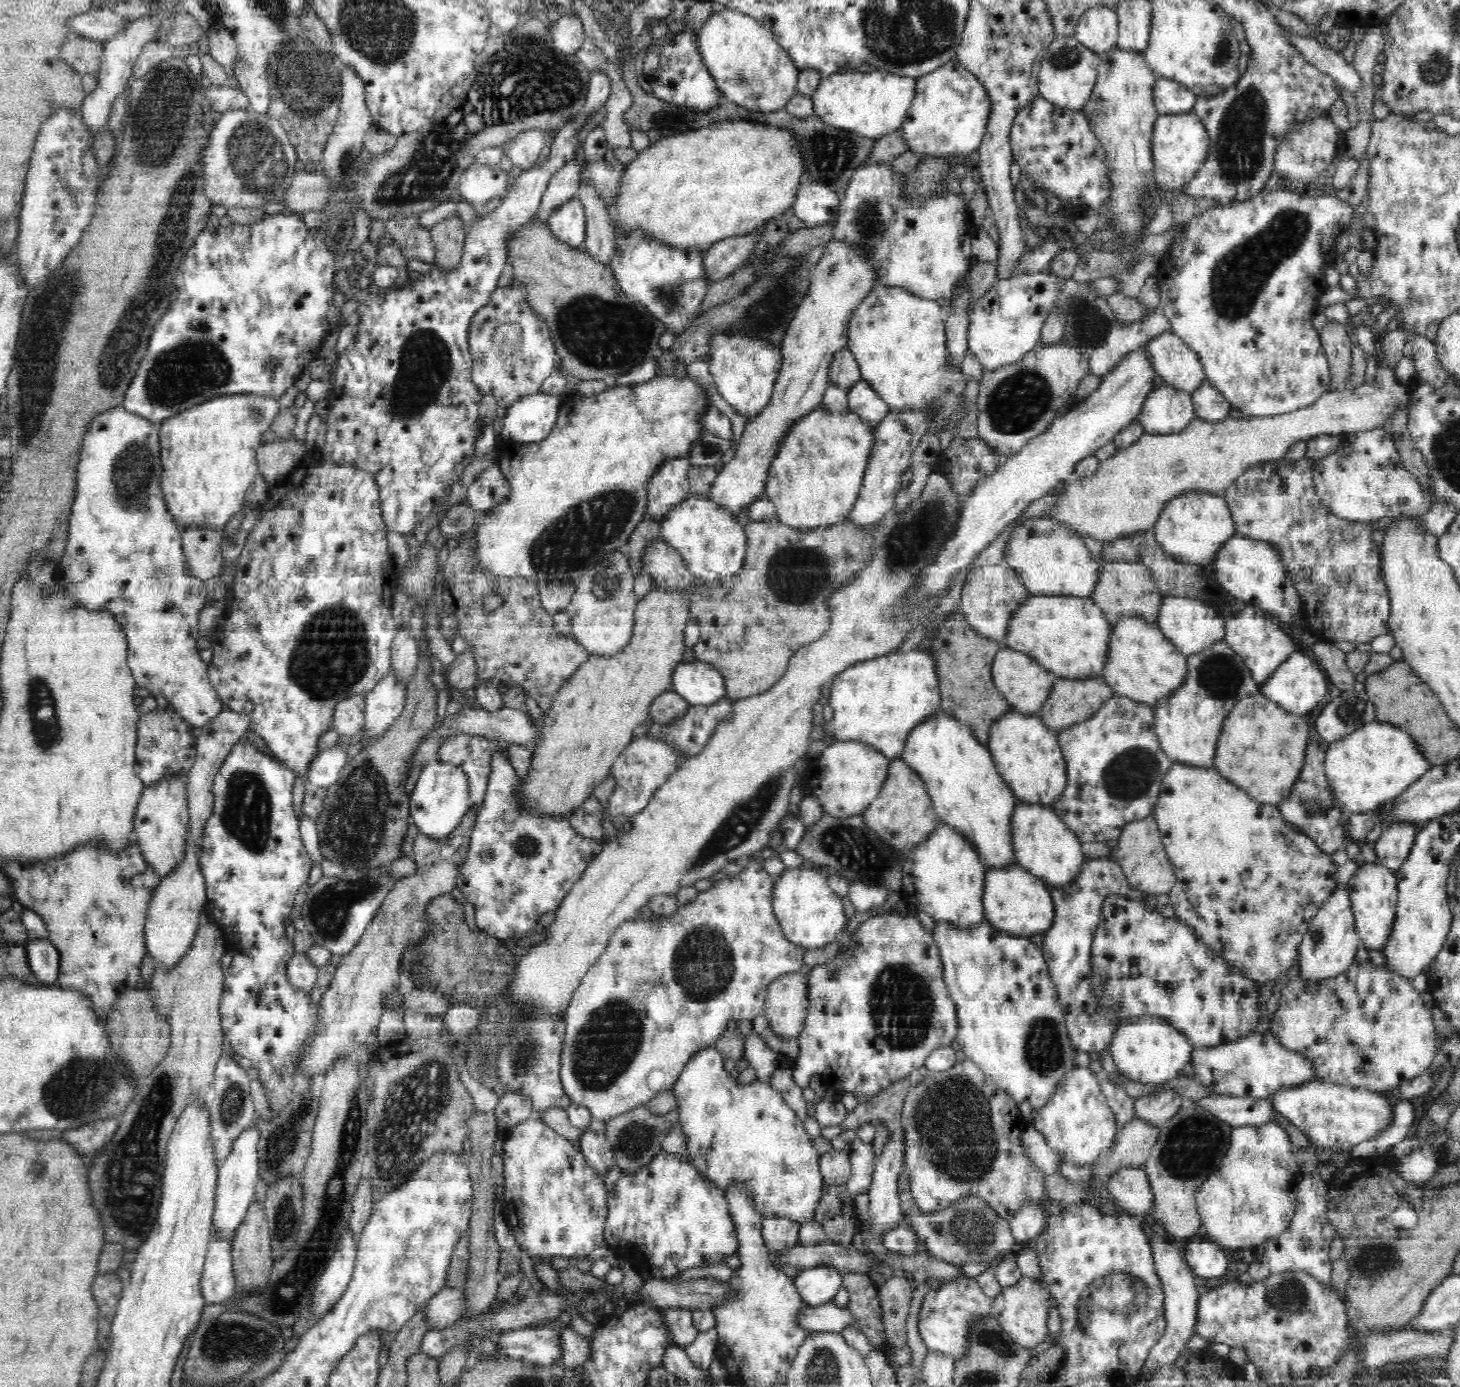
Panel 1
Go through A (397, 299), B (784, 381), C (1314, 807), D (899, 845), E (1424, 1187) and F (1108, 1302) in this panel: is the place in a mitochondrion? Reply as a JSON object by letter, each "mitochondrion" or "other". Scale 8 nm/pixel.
{"A":"other","B":"other","C":"mitochondrion","D":"mitochondrion","E":"other","F":"mitochondrion"}

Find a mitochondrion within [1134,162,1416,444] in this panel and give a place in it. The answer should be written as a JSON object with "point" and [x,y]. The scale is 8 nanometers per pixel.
{"point":[1235,283]}

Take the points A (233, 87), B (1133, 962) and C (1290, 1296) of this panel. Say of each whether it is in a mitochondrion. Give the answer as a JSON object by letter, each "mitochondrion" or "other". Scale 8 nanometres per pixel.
{"A":"other","B":"other","C":"mitochondrion"}

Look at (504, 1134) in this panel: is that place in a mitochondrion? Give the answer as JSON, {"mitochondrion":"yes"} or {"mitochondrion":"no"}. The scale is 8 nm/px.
{"mitochondrion":"no"}

